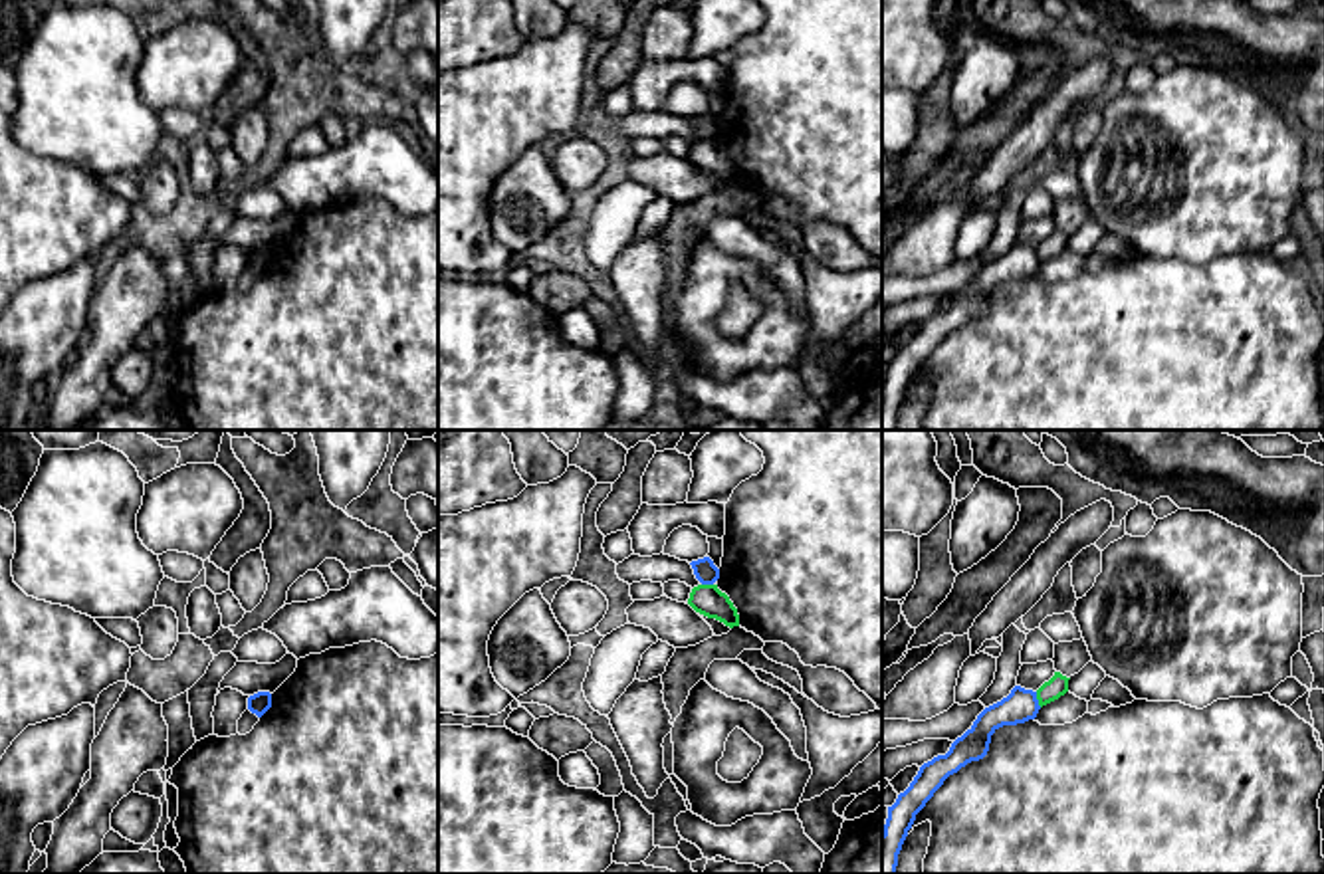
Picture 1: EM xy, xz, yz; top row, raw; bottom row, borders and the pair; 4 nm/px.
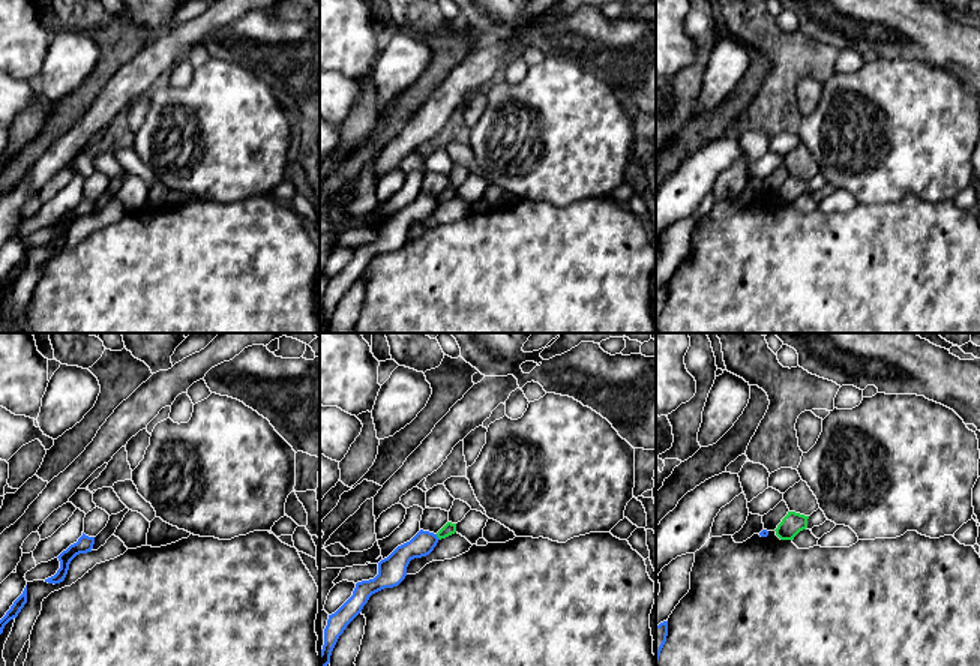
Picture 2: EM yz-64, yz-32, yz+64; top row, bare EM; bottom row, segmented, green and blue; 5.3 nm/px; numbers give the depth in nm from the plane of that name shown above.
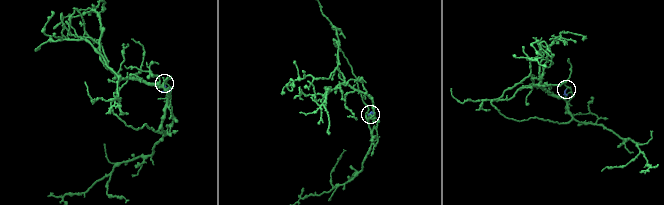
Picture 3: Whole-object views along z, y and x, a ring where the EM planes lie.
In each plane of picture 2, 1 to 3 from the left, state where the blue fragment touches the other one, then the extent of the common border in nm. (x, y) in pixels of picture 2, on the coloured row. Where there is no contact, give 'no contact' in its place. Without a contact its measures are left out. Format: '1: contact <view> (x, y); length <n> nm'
1: no contact
2: contact yz-32 (438, 537); length 40 nm
3: no contact

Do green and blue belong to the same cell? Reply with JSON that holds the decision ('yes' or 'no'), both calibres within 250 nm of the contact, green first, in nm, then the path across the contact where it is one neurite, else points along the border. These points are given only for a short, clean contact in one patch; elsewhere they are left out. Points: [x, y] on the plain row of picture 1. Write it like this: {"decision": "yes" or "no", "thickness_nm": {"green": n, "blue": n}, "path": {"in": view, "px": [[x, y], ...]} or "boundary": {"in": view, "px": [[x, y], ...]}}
{"decision": "no", "thickness_nm": {"green": 90, "blue": 140}, "boundary": {"in": "yz", "px": [[1035, 248], [1041, 262]]}}

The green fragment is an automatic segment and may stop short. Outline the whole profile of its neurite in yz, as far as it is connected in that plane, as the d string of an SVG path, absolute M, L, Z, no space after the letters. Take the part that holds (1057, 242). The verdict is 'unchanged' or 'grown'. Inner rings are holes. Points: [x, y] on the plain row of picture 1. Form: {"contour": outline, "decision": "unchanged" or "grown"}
{"contour": "M1054 228L1054 232L1037 246L1039 262L1043 264L1064 252L1068 248L1068 236L1070 234L1060 228Z", "decision": "unchanged"}

